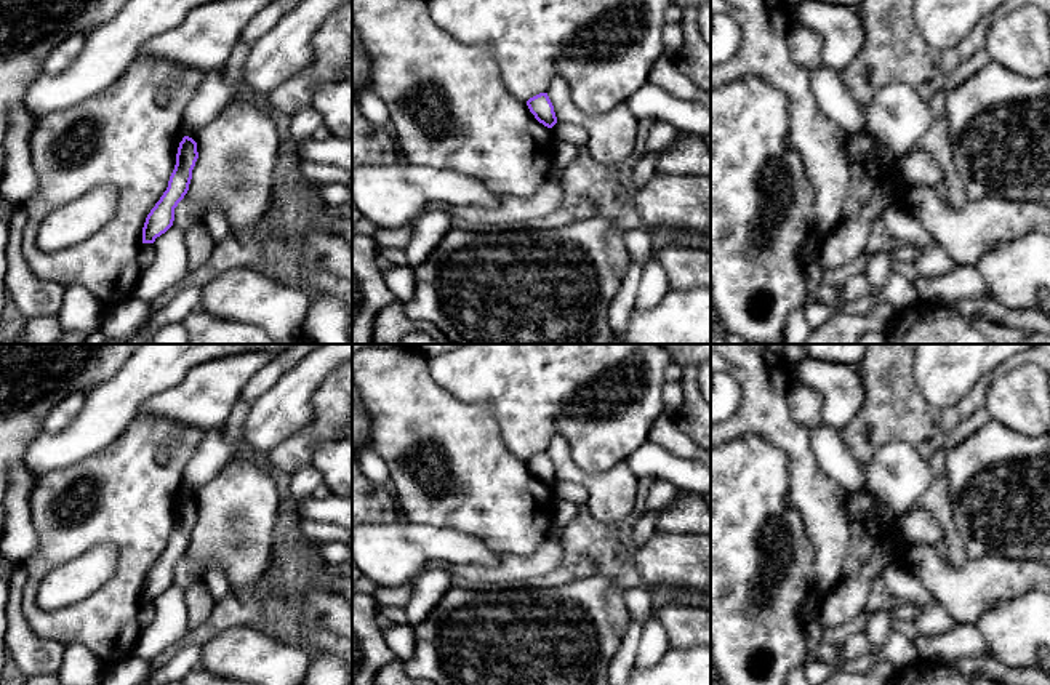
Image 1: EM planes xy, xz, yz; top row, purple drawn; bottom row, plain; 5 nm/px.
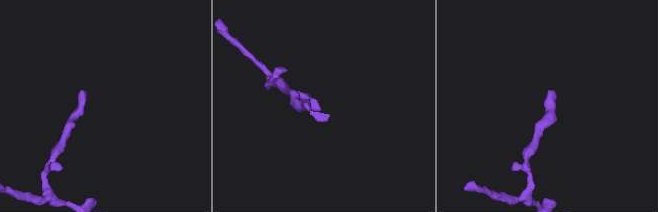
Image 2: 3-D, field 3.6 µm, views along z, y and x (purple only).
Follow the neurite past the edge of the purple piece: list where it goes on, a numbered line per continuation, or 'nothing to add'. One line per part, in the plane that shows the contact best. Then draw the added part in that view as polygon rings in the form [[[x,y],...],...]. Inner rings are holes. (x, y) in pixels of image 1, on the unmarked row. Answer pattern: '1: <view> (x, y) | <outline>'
nothing to add

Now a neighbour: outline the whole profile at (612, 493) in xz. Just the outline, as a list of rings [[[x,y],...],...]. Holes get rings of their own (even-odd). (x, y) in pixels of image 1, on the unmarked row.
[[[552,435],[547,455],[554,464],[557,482],[581,483],[589,491],[586,507],[607,523],[627,520],[635,511],[637,477],[626,463],[605,472],[587,472],[576,466],[568,440]]]

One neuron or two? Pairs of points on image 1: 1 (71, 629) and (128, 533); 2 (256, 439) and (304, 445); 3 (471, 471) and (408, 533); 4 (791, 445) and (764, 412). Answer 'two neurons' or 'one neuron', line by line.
1: one neuron
2: two neurons
3: two neurons
4: one neuron

